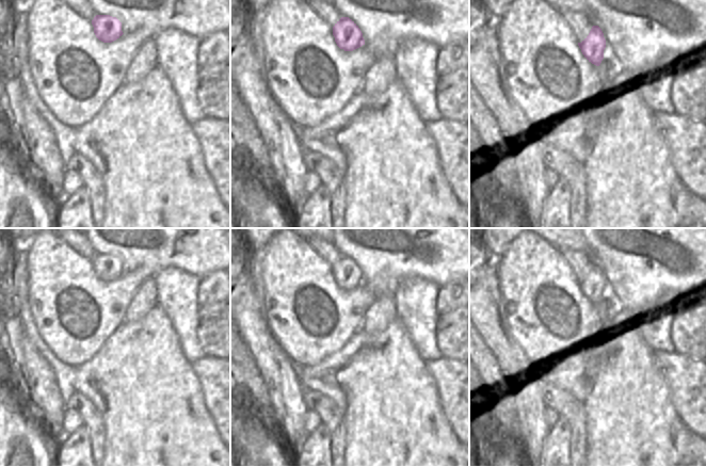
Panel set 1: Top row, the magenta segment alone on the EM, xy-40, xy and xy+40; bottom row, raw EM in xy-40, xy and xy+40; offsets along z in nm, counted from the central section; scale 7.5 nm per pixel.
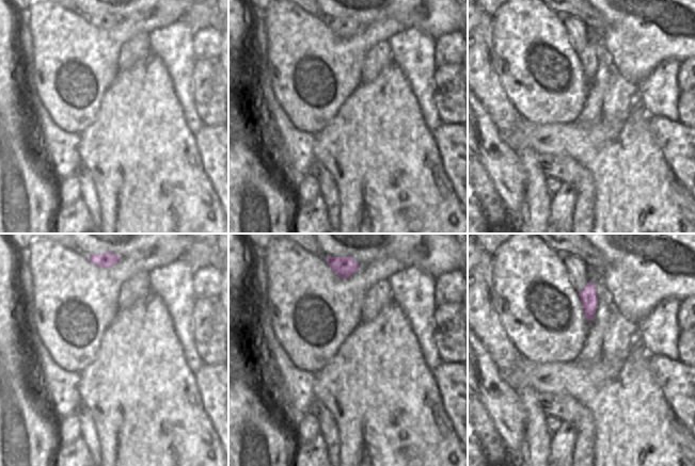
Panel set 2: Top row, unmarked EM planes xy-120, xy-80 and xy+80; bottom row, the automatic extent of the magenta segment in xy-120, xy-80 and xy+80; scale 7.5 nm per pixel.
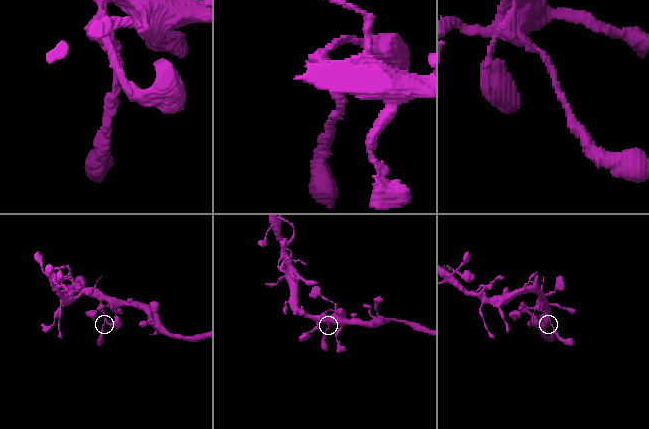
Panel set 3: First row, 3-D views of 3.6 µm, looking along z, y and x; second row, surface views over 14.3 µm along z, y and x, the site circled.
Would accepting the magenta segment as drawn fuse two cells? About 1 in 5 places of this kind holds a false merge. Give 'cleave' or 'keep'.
cleave

